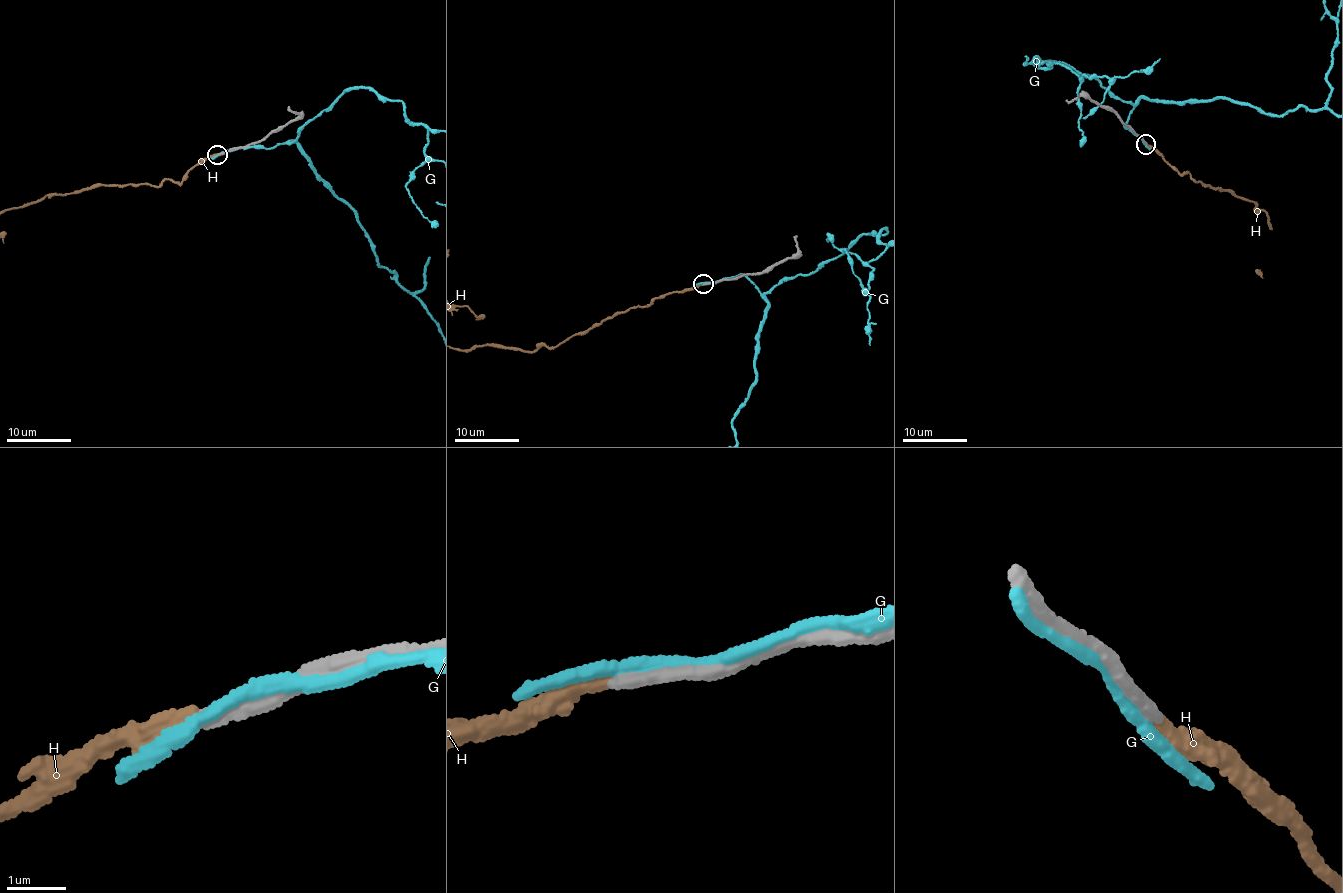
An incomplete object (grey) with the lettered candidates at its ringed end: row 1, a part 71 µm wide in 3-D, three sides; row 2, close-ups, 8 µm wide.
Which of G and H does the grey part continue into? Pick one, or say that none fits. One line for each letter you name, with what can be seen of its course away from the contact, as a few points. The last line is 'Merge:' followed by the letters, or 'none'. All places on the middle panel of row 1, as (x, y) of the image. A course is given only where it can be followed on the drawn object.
Merge: none

